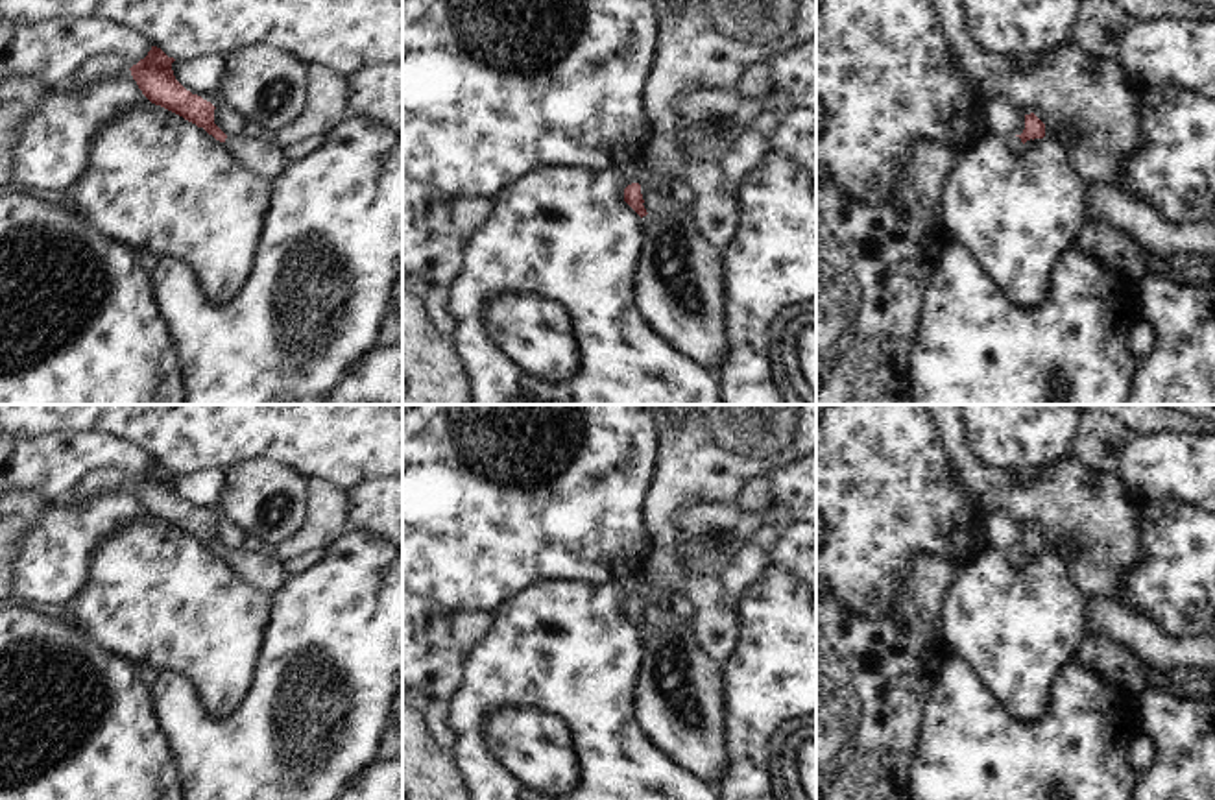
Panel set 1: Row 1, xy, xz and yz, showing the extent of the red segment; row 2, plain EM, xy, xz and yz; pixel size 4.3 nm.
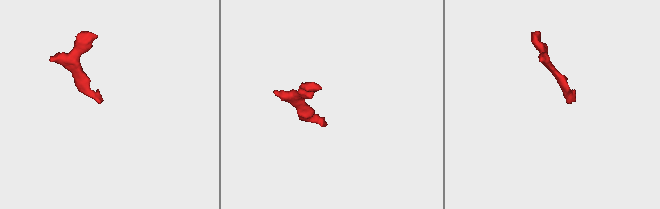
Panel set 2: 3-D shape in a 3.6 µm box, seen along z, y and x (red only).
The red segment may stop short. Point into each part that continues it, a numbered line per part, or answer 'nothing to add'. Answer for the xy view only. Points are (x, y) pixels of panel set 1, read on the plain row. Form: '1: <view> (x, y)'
1: xy (257, 569)

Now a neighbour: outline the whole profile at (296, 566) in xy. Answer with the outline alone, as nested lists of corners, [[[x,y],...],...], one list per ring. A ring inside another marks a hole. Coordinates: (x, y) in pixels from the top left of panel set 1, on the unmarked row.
[[[314,549],[299,558],[294,560],[286,560],[283,562],[283,567],[294,576],[299,575],[303,571],[307,571],[308,567],[312,567],[321,556],[323,556],[325,549]]]

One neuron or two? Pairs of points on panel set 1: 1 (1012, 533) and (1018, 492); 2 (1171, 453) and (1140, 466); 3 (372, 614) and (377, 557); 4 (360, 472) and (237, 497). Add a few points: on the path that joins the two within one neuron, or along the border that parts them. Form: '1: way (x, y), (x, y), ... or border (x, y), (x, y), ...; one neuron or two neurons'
1: border (985, 516), (1003, 512), (1023, 531); two neurons
2: way (1164, 460), (1158, 466), (1147, 466); one neuron
3: way (372, 599), (372, 571); one neuron
4: border (270, 460), (287, 466), (307, 483); two neurons

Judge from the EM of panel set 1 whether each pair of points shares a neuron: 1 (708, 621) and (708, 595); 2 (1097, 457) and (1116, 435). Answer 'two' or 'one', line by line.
1: one
2: one

